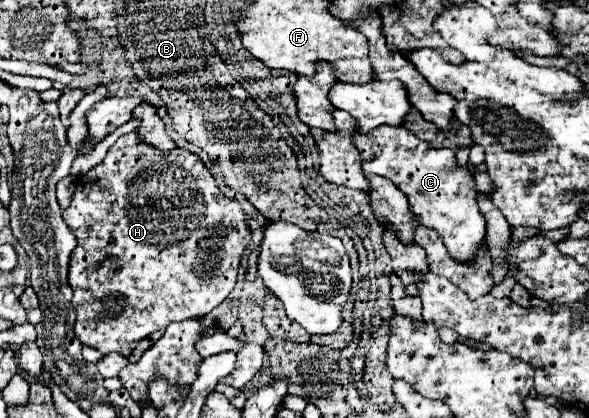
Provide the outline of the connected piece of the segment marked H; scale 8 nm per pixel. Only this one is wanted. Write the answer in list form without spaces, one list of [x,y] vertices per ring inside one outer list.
[[[138,131],[122,135],[102,163],[76,179],[76,191],[62,217],[78,241],[68,269],[76,309],[74,333],[82,345],[98,349],[102,355],[118,351],[128,357],[140,339],[166,329],[168,323],[208,315],[234,289],[242,255],[252,237],[242,205],[220,191],[216,177],[198,155],[186,149],[158,151],[140,141]]]

